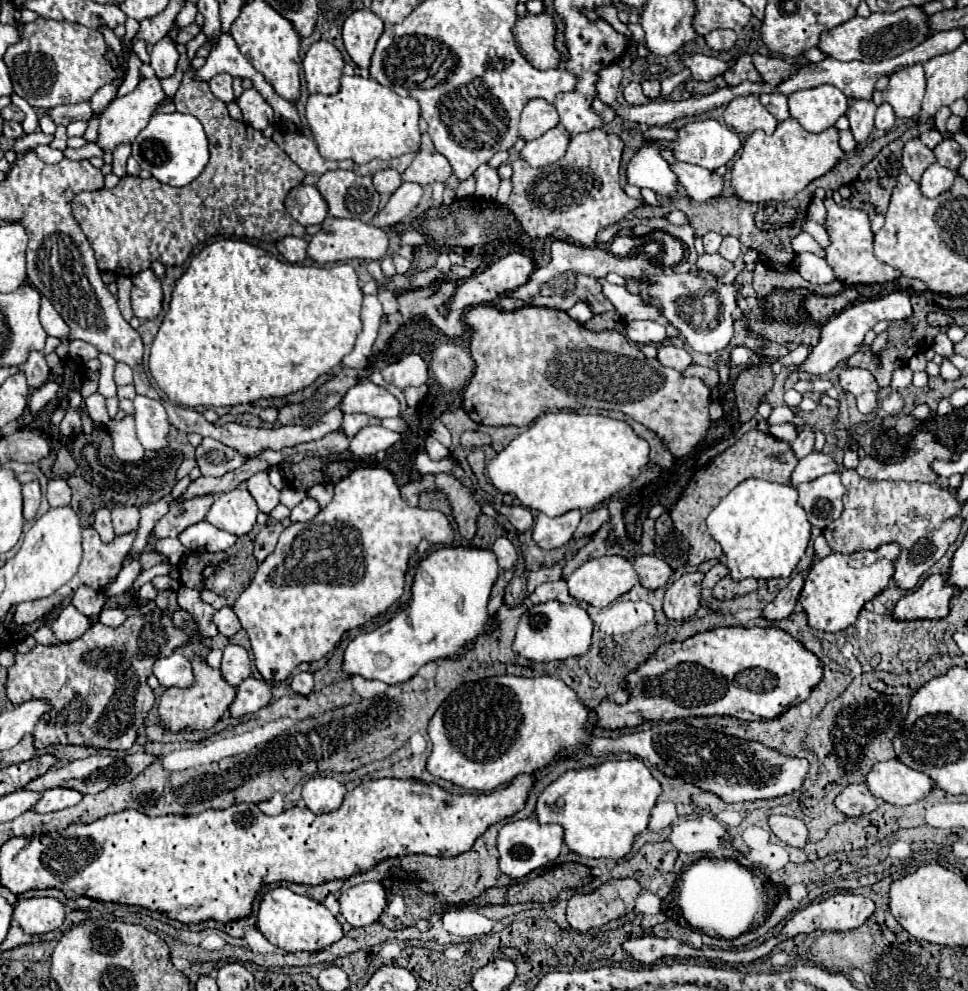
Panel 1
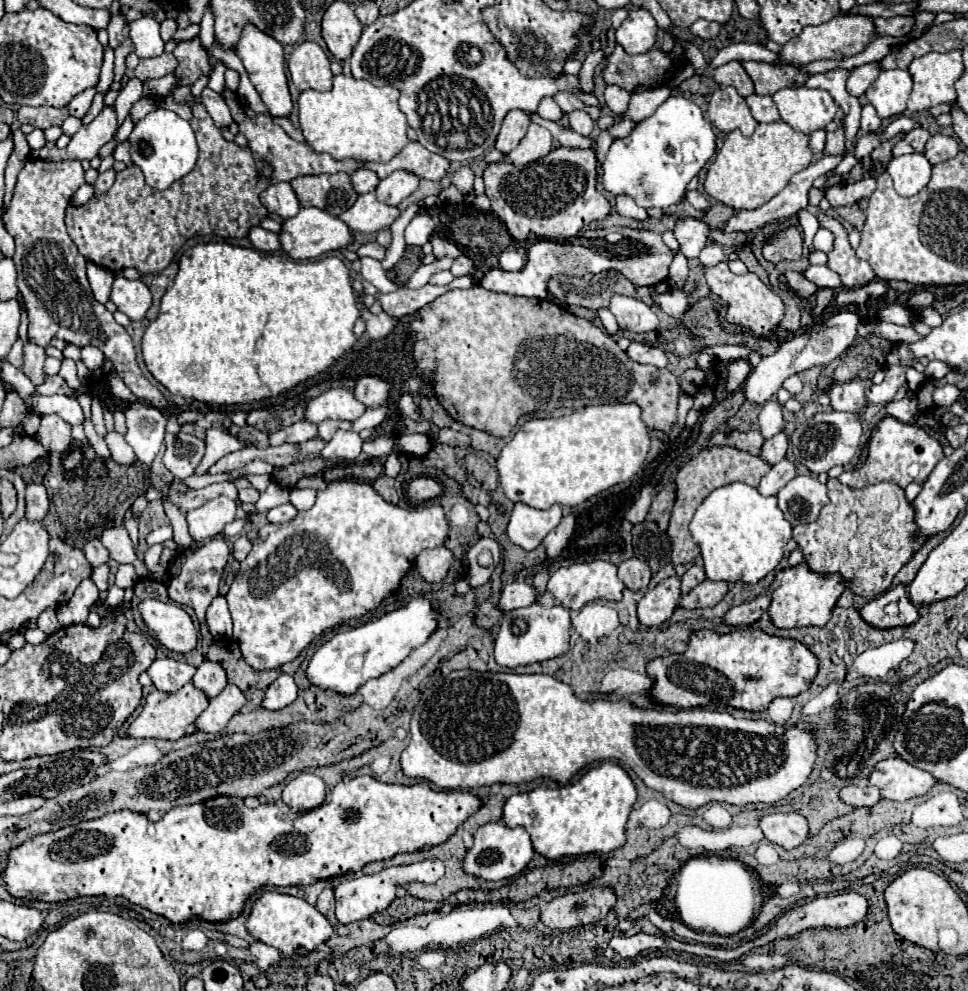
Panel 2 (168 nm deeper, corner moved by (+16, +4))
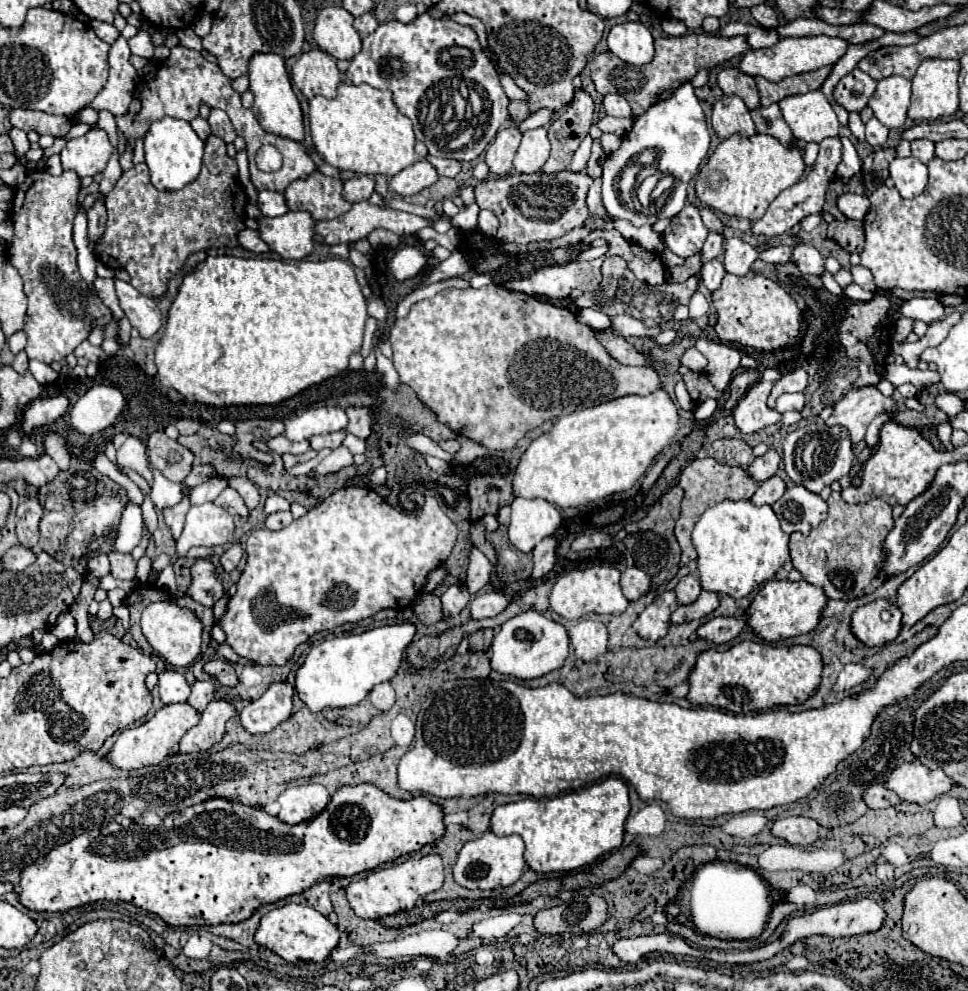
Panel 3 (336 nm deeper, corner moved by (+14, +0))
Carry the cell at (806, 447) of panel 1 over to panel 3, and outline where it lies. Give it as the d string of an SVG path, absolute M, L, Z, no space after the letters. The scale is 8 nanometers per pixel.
M770 448L764 456L758 456L758 458L750 464L748 472L750 472L750 476L752 476L754 480L764 482L764 480L768 480L770 476L774 476L774 474L776 474L776 470L778 470L780 462L782 462L780 454L778 454L774 448Z

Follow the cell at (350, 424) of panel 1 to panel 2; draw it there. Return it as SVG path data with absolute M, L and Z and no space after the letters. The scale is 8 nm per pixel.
M324 420L324 422L318 426L318 438L324 440L324 442L328 442L328 440L332 440L332 436L336 434L336 430L340 430L342 426L344 426L344 422L340 422L340 420Z

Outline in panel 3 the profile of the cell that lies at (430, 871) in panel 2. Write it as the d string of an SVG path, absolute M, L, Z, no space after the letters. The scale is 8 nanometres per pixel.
M424 856L420 860L406 860L394 866L374 870L366 878L352 882L346 888L346 896L348 896L352 912L358 918L376 920L380 916L388 916L400 910L414 908L426 894L442 888L442 882L444 882L444 866L442 866L440 856Z

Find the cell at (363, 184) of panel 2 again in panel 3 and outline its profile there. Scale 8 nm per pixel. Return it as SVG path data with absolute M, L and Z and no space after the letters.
M358 176L358 178L344 182L342 196L354 204L354 202L368 200L372 196L372 192L374 192L374 180L370 176Z

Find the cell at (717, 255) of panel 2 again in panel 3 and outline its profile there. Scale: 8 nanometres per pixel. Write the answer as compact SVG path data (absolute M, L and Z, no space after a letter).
M708 260L708 262L702 266L700 276L702 276L702 282L706 284L706 288L708 288L710 292L714 292L714 290L720 286L724 272L726 272L726 270L724 270L724 266L722 266L720 260Z

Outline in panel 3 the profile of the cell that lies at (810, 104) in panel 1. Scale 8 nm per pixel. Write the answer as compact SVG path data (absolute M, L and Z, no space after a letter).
M820 90L788 96L778 106L796 140L822 142L828 136L838 136L840 122Z

